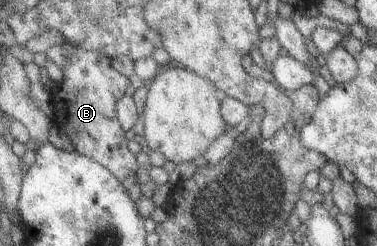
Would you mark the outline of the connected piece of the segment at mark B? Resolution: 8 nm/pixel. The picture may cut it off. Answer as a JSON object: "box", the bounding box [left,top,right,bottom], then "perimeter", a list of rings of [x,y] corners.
{"box":[50,43,138,190],"perimeter":[[[66,43],[62,44],[62,80],[55,84],[55,89],[50,93],[55,107],[52,122],[66,134],[74,151],[109,170],[128,190],[137,183],[135,172],[138,166],[134,154],[128,150],[128,140],[115,117],[115,102],[128,88],[128,77],[116,72],[107,56],[72,44],[66,46]]]}

